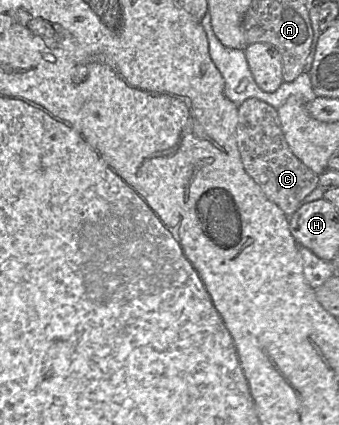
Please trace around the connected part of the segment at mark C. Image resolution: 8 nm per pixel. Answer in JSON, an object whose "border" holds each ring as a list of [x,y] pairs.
{"border":[[[248,98],[238,107],[236,141],[246,173],[287,217],[292,216],[303,205],[303,200],[318,187],[319,176],[291,152],[277,110],[267,103]]]}

